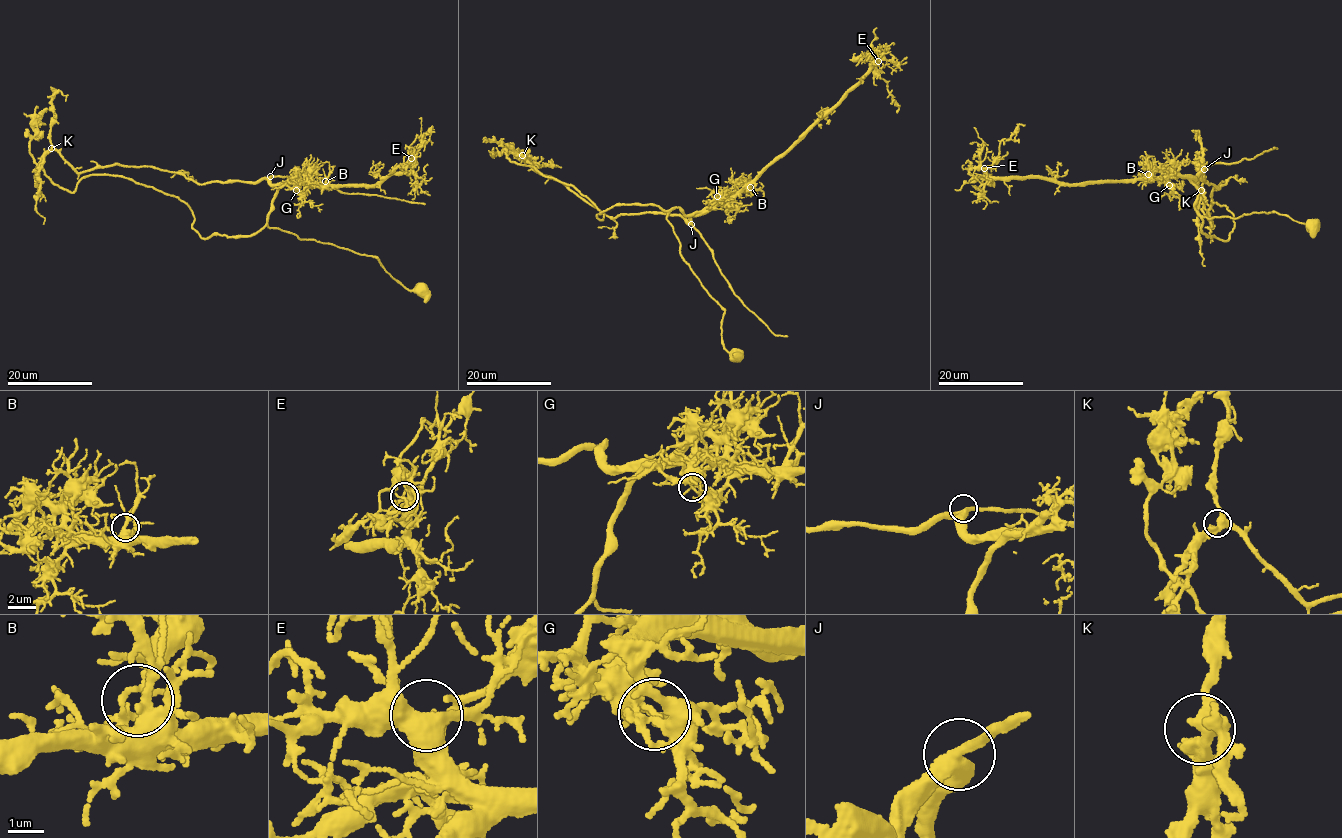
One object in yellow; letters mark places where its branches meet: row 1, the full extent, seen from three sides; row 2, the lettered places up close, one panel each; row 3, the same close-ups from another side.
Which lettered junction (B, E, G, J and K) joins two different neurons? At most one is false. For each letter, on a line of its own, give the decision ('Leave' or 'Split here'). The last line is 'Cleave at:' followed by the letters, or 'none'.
B: Leave
E: Leave
G: Split here
J: Leave
K: Leave
Cleave at: G

